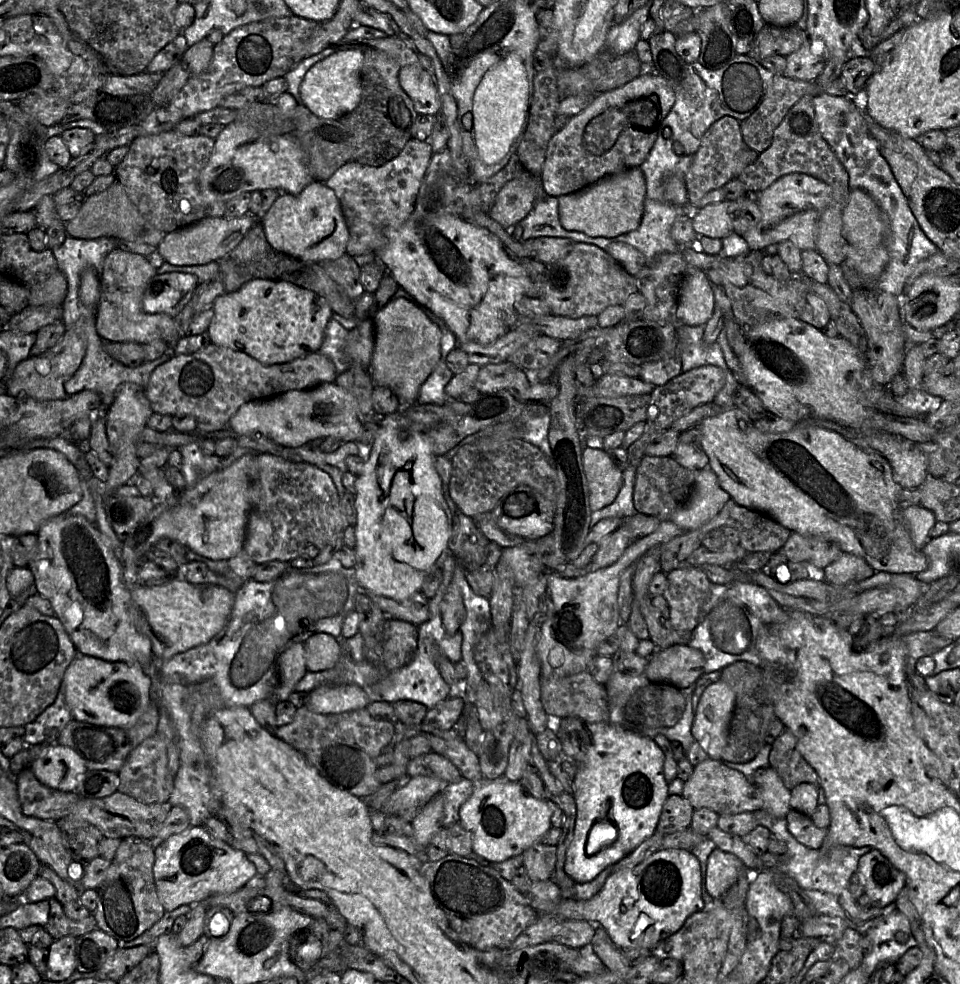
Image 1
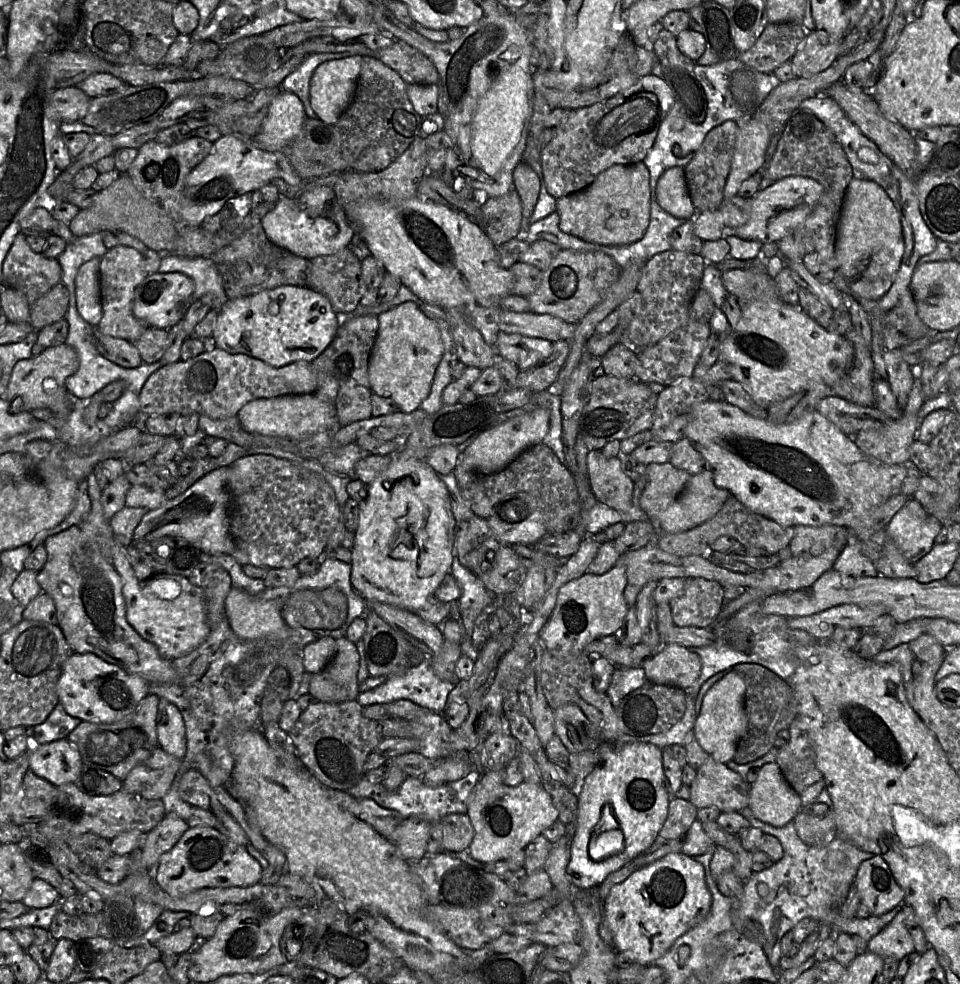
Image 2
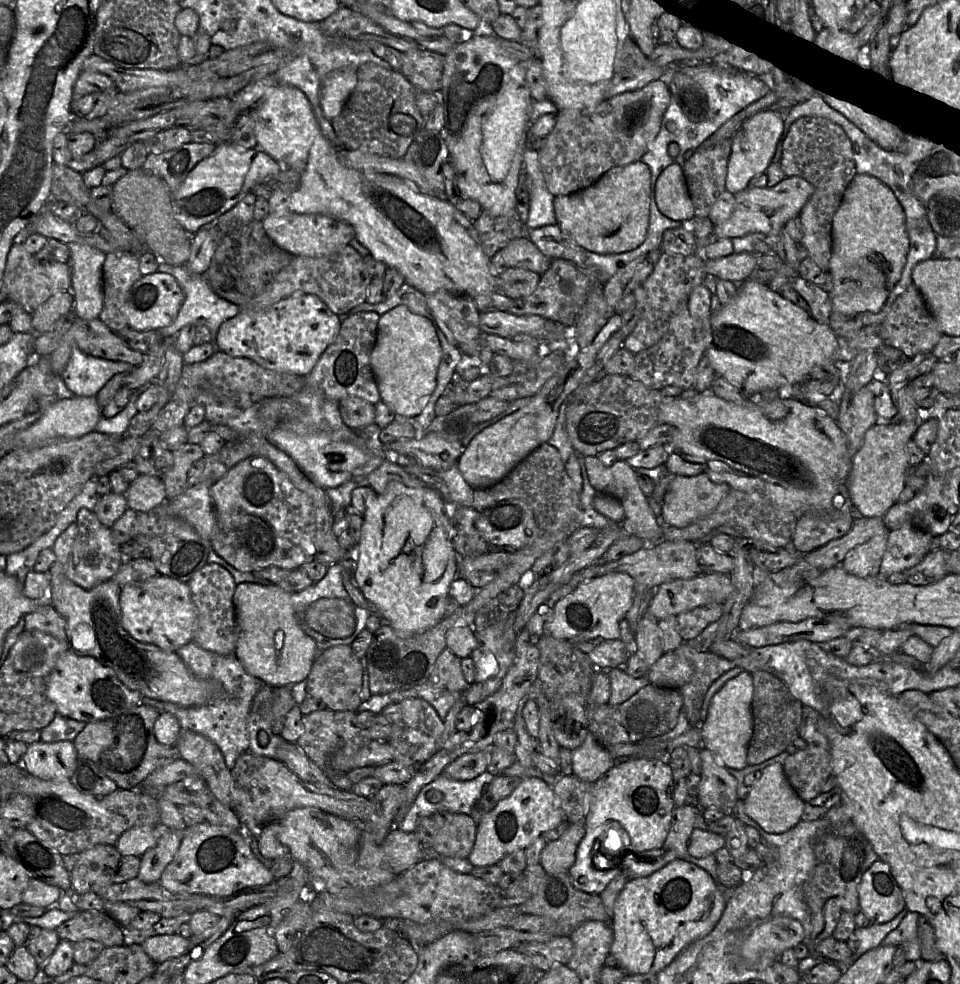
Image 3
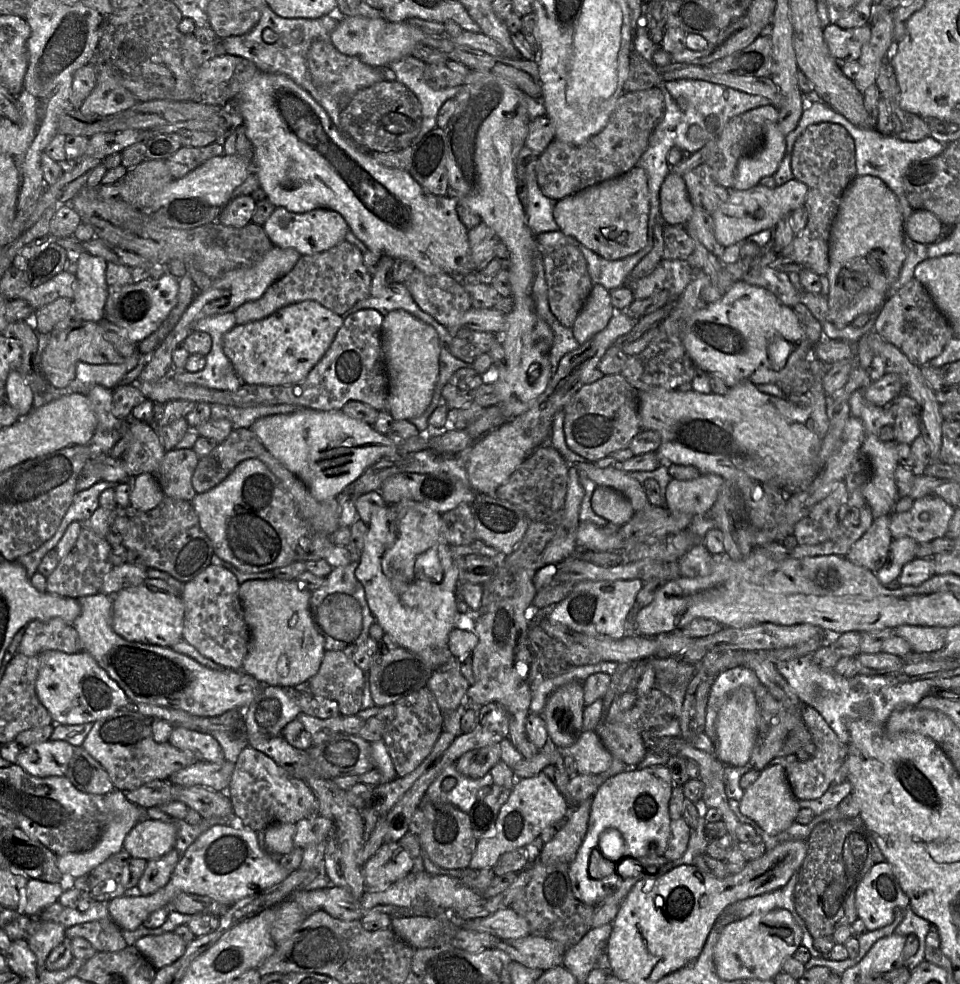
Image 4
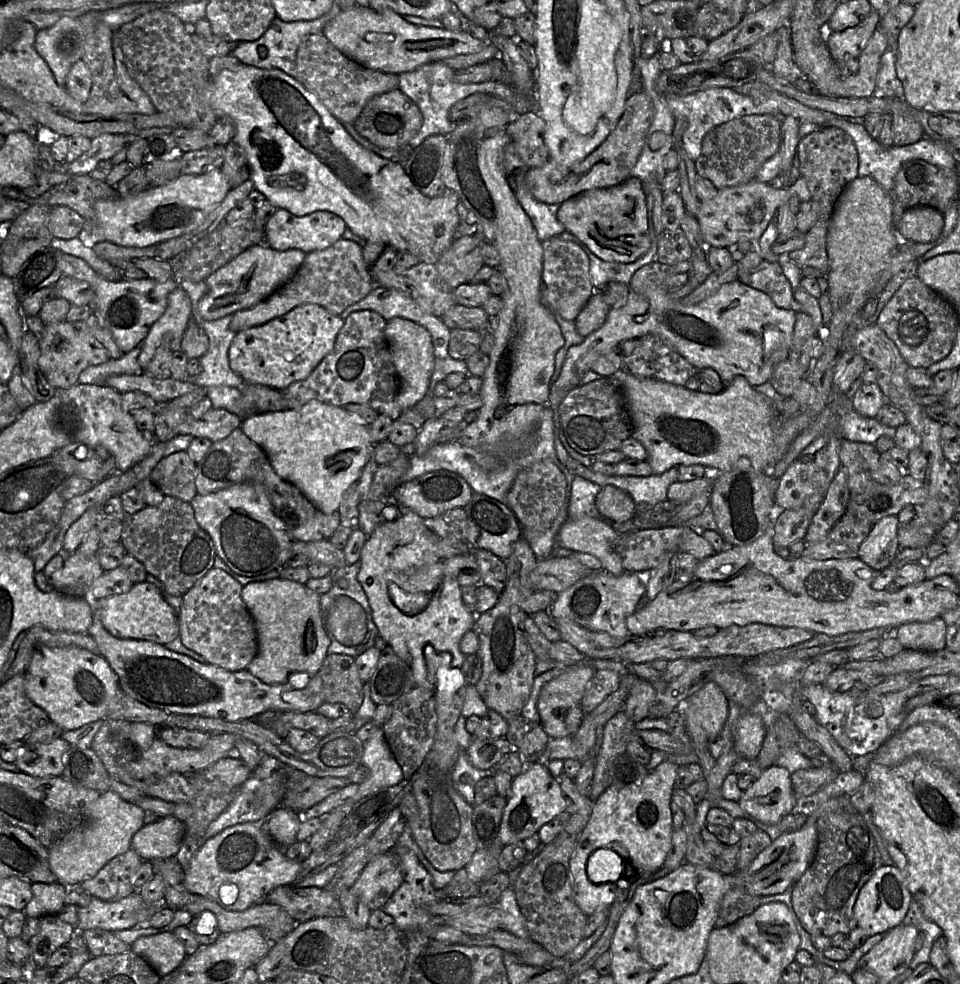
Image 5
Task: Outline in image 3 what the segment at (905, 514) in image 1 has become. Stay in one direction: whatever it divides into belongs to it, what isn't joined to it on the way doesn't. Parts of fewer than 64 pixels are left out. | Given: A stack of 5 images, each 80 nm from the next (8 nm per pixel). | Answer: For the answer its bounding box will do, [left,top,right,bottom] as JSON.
[879,524,933,580]

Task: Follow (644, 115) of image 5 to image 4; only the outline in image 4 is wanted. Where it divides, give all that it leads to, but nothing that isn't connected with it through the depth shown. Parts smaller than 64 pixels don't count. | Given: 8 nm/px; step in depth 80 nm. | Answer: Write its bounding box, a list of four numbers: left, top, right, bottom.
[536,86,664,201]

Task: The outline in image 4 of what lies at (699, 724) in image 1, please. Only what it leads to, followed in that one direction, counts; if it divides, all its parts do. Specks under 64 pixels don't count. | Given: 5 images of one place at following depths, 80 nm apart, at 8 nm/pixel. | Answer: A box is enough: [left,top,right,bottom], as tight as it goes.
[714,687,758,766]

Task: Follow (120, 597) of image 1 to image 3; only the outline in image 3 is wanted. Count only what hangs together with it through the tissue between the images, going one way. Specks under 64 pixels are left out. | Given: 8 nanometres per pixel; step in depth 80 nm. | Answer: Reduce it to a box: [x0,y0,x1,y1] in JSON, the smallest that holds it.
[47,523,229,707]

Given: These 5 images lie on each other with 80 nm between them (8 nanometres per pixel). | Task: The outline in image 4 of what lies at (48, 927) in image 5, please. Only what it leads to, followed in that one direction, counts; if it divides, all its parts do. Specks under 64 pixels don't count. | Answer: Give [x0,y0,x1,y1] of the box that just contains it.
[29,921,66,967]

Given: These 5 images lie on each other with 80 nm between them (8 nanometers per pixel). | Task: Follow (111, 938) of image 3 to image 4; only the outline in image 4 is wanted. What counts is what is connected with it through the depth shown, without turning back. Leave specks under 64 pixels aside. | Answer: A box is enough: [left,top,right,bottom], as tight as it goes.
[65,918,128,952]

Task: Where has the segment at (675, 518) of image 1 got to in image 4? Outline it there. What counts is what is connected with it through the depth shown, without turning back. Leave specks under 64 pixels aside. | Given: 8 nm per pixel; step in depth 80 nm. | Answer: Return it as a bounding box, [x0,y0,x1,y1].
[666,474,725,517]

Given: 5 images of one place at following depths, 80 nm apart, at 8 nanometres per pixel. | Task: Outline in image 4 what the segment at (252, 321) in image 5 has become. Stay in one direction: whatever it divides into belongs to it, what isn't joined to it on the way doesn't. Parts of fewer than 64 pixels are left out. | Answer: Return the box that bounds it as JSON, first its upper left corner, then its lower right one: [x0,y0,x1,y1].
[233,241,372,324]

